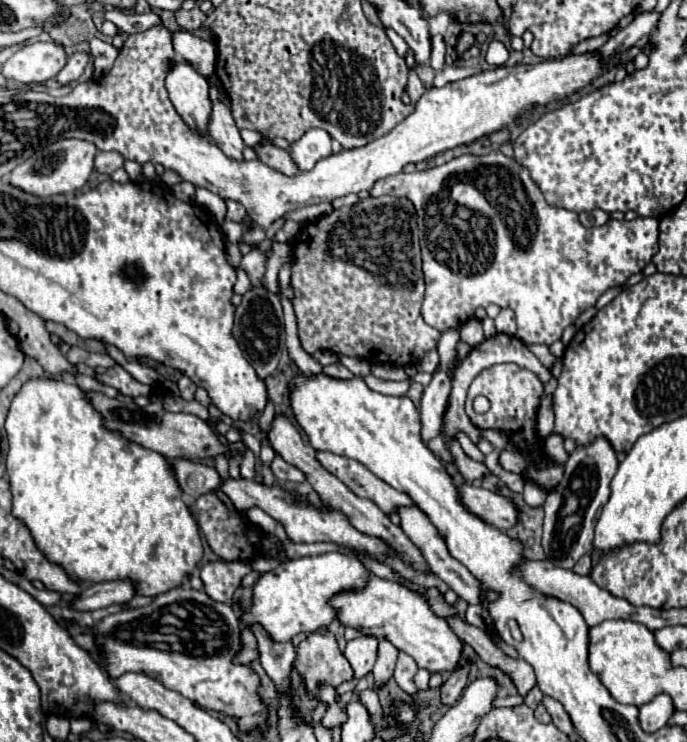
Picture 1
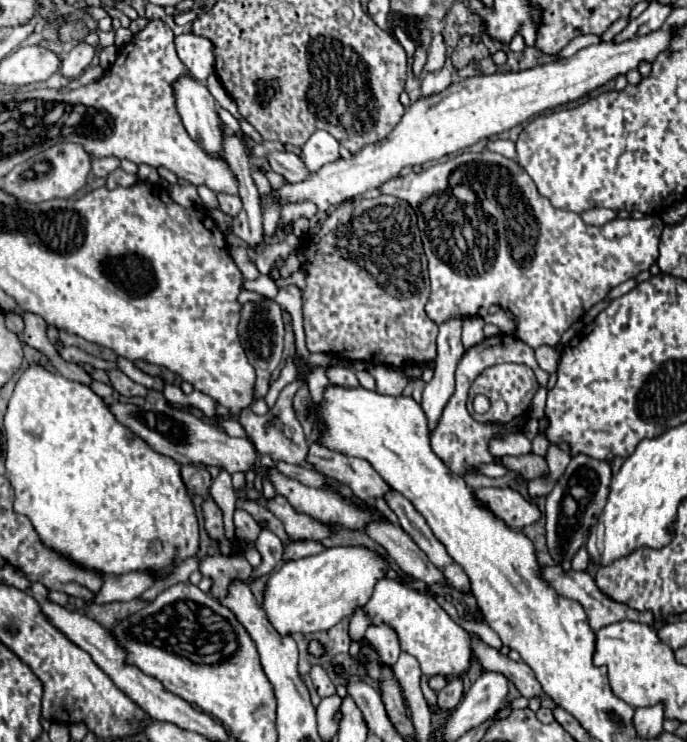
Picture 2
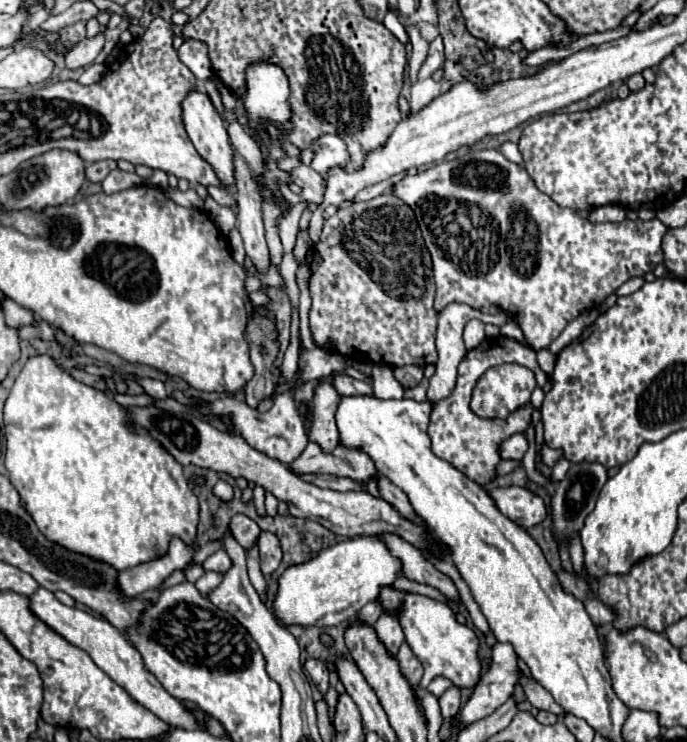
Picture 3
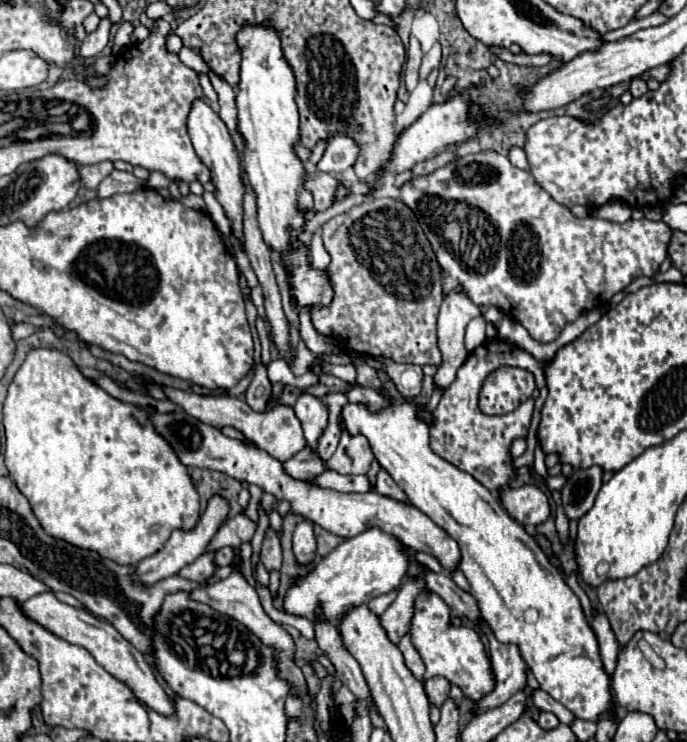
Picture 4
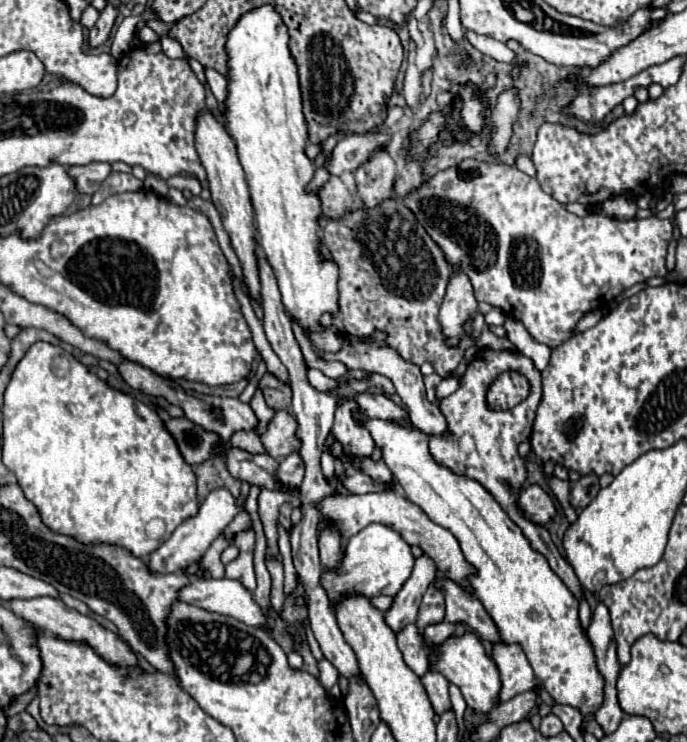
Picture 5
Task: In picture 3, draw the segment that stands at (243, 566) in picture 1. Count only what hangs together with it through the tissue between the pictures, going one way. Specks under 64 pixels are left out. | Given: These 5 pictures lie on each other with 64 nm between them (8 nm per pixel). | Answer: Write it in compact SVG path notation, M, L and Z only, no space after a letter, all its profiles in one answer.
M226 550L214 552L214 554L208 556L208 558L204 560L204 564L202 564L204 570L214 570L214 572L222 572L222 574L228 572L230 566L232 566L232 560L230 560L230 556L226 554Z

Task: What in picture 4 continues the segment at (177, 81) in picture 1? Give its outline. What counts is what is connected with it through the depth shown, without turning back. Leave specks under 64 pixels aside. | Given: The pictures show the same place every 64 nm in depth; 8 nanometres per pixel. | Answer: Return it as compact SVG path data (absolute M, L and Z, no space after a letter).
M196 98L192 102L192 108L190 108L190 114L188 114L188 124L186 126L188 126L188 134L192 138L192 144L194 144L194 150L196 150L198 158L212 172L212 182L216 186L216 198L224 206L228 218L232 220L234 234L240 240L244 240L244 236L242 236L242 196L244 196L244 184L242 184L242 178L240 178L238 152L236 152L236 146L232 142L232 136L230 136L226 124L210 108L210 104L206 102L206 98Z

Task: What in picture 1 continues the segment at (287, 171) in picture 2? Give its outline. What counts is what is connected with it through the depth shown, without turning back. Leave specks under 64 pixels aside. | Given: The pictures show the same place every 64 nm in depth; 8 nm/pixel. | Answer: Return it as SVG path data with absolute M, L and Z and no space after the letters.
M258 142L258 144L254 144L254 150L256 150L258 158L260 158L264 164L268 164L270 168L274 168L274 170L286 174L286 176L298 174L298 168L296 168L296 164L292 162L292 158L288 156L288 152L282 150L282 148L278 148L278 146L274 146L272 142L268 142L268 144L260 144L260 142Z

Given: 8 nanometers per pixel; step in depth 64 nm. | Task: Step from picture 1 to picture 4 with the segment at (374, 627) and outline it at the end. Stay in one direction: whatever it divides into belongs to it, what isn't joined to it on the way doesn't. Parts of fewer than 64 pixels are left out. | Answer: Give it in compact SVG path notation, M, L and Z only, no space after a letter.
M422 592L414 600L414 614L410 622L410 638L416 646L418 654L422 656L426 664L426 674L422 682L426 682L432 676L444 676L452 684L456 684L464 696L478 700L484 694L488 694L494 688L494 676L490 668L490 660L486 658L484 646L476 634L474 628L468 626L452 626L450 608L446 602L434 594L434 592Z

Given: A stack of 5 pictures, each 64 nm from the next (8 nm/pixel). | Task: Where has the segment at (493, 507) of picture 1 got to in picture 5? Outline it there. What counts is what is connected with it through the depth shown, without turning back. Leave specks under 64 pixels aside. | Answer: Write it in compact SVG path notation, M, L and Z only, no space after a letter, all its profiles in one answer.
M536 484L522 488L522 494L518 494L518 510L522 510L524 518L540 526L550 522L550 518L554 518L556 514L548 492Z

